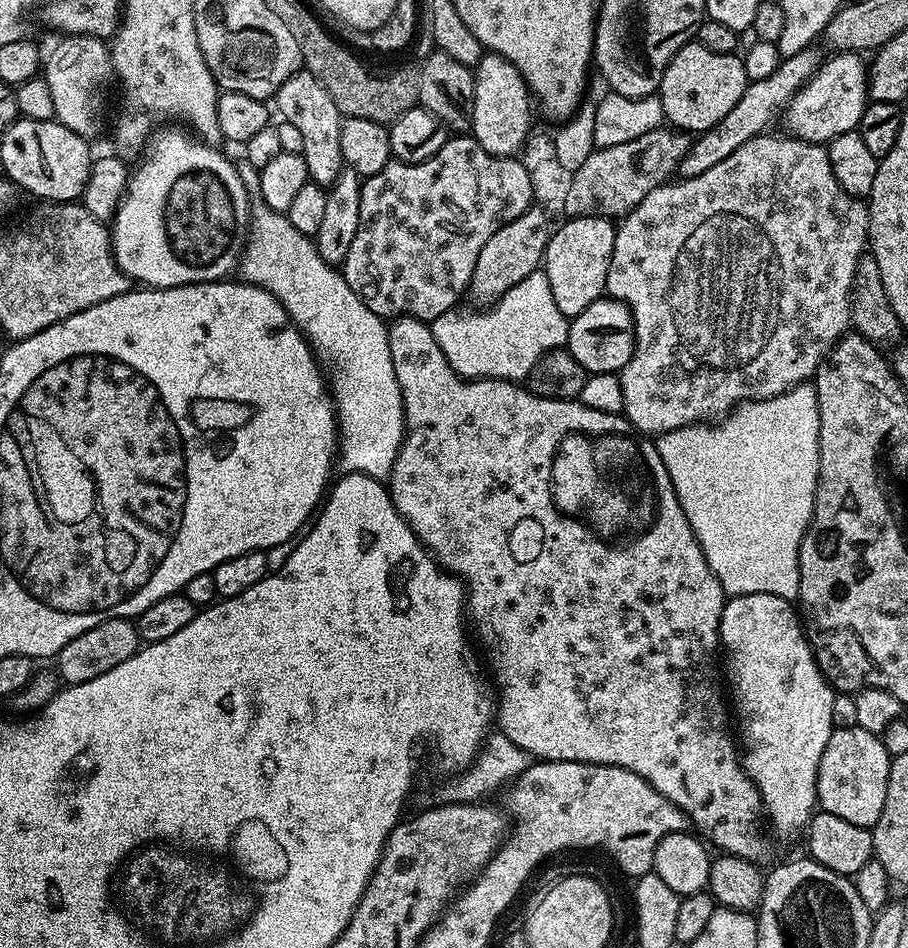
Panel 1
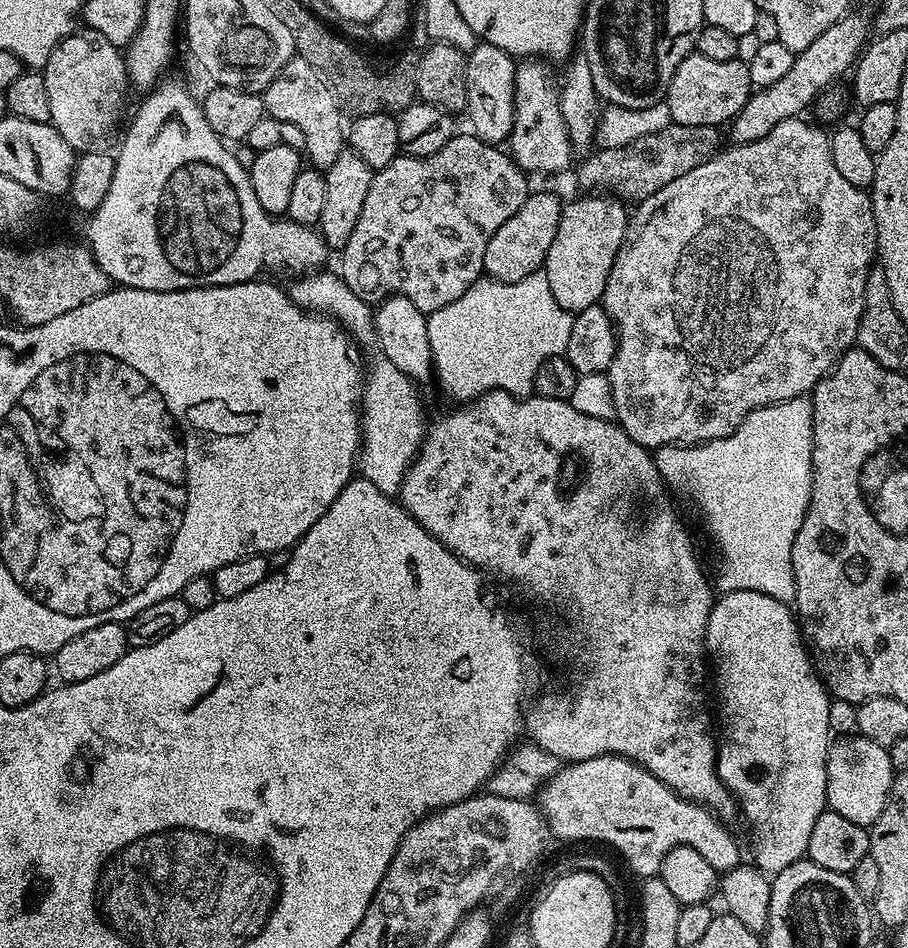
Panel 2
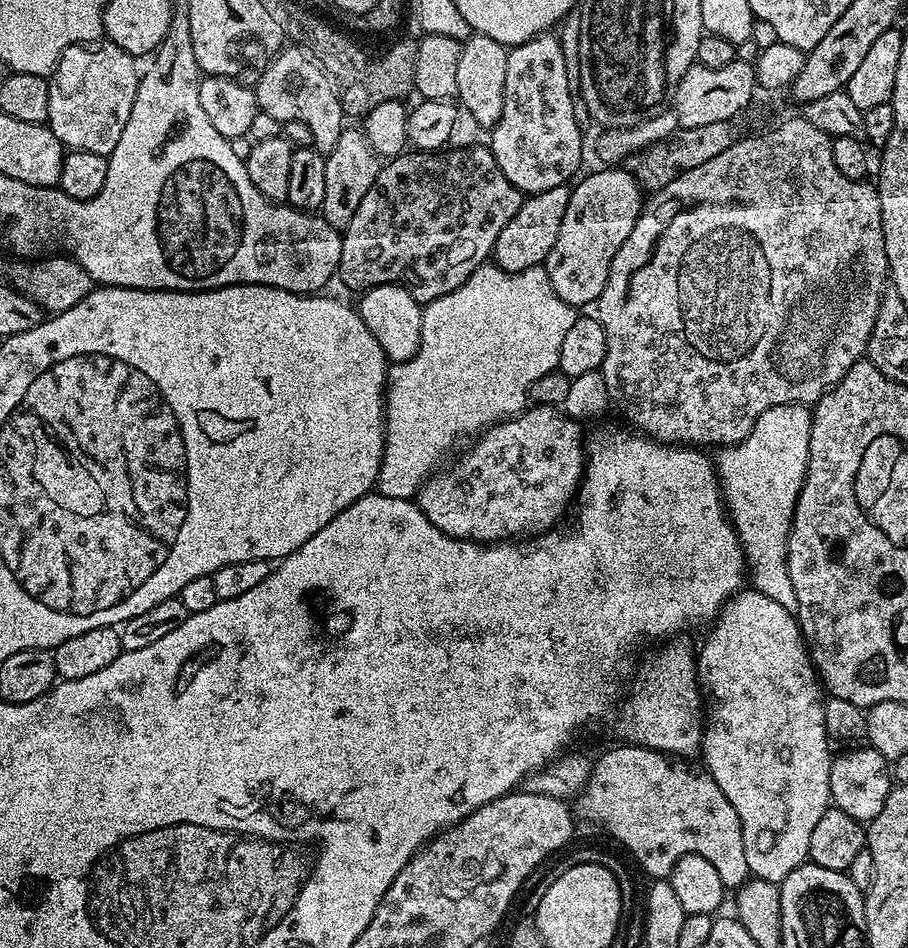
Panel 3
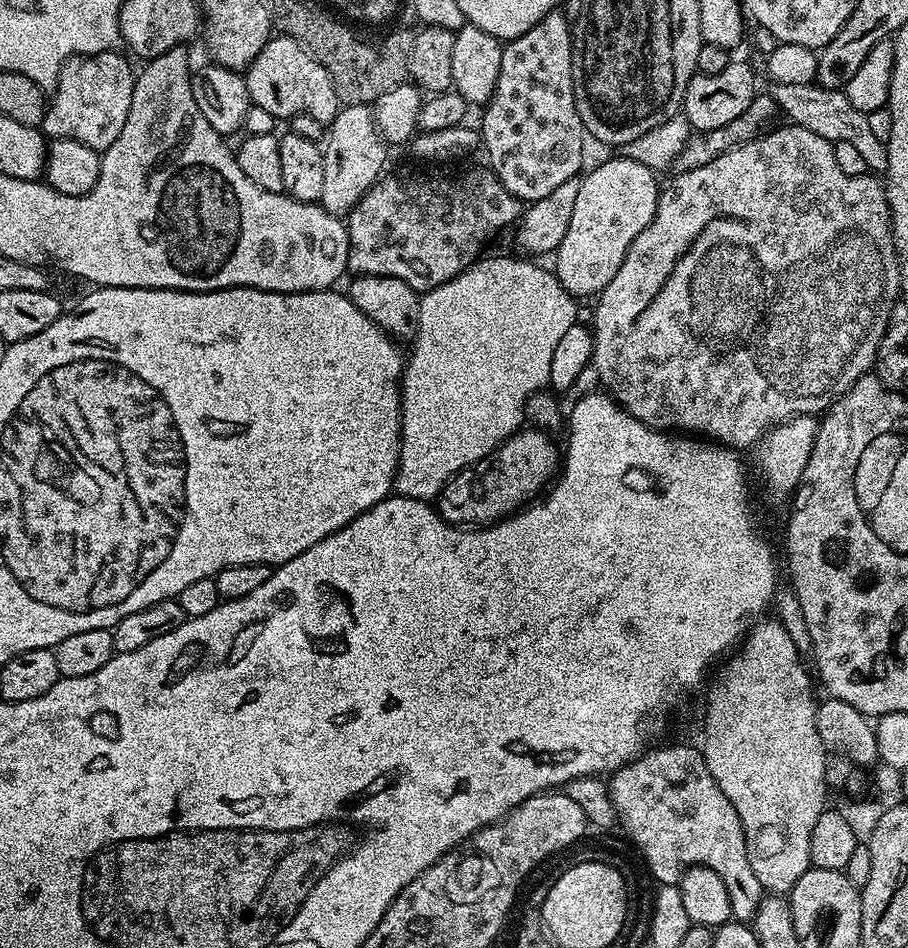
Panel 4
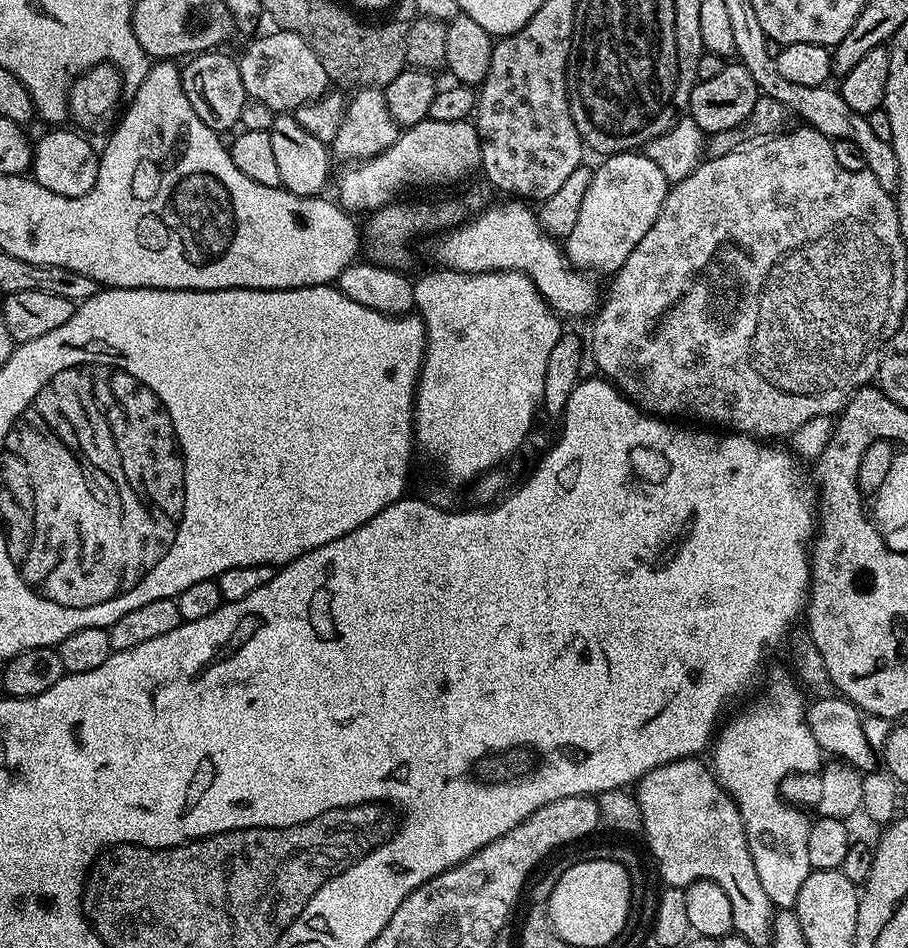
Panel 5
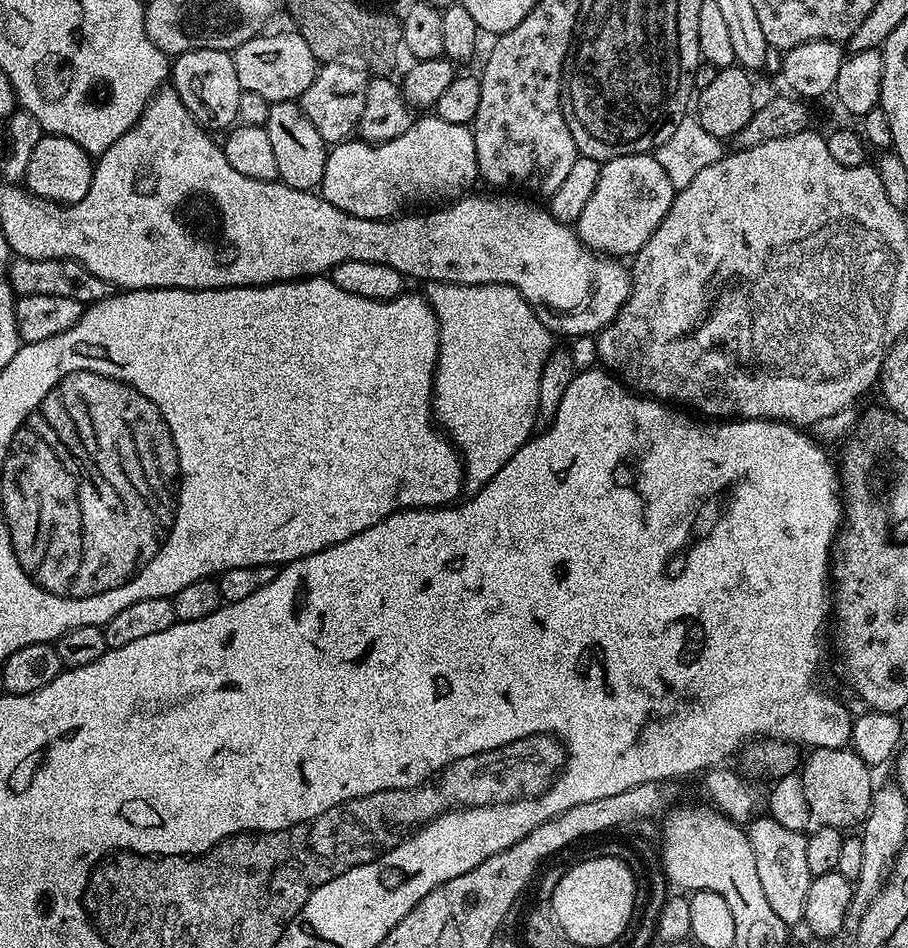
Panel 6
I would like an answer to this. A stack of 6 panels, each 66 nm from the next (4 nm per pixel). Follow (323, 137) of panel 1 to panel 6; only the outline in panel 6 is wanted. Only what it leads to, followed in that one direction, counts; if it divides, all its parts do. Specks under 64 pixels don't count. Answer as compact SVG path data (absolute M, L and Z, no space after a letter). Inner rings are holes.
M295 30L289 32L272 32L251 36L242 46L232 52L234 70L238 70L238 82L245 92L262 94L269 104L299 101L300 95L314 82L318 75L316 55L306 46L306 38L302 38Z

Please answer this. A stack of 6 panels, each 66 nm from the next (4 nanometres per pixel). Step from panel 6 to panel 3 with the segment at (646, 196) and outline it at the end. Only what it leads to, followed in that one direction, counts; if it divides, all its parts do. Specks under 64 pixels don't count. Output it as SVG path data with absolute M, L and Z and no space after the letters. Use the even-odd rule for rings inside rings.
M609 166L600 172L589 172L583 178L585 180L577 179L571 185L570 202L566 202L566 214L562 214L562 227L558 229L554 250L550 250L542 265L550 278L550 286L554 286L554 294L577 310L583 309L583 304L592 306L599 300L614 262L614 254L618 254L618 250L622 250L622 242L630 238L630 230L634 230L634 222L638 222L642 207L641 186L623 167Z

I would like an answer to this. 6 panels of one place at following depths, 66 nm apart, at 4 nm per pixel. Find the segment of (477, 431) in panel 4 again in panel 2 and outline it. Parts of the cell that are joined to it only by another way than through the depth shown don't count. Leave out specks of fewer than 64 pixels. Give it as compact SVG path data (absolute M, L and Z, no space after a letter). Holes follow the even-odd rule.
M543 270L526 274L522 282L478 279L468 287L466 294L462 294L462 298L428 316L435 379L440 379L445 394L453 396L456 402L471 402L488 392L508 392L521 398L533 395L538 366L567 353L573 319L573 313L562 310L554 294L550 294L550 282L546 282ZM376 358L364 377L364 395L360 397L360 434L362 443L358 472L363 479L374 482L382 494L395 497L404 475L420 449L426 431L424 404L416 393L417 385L394 362Z

